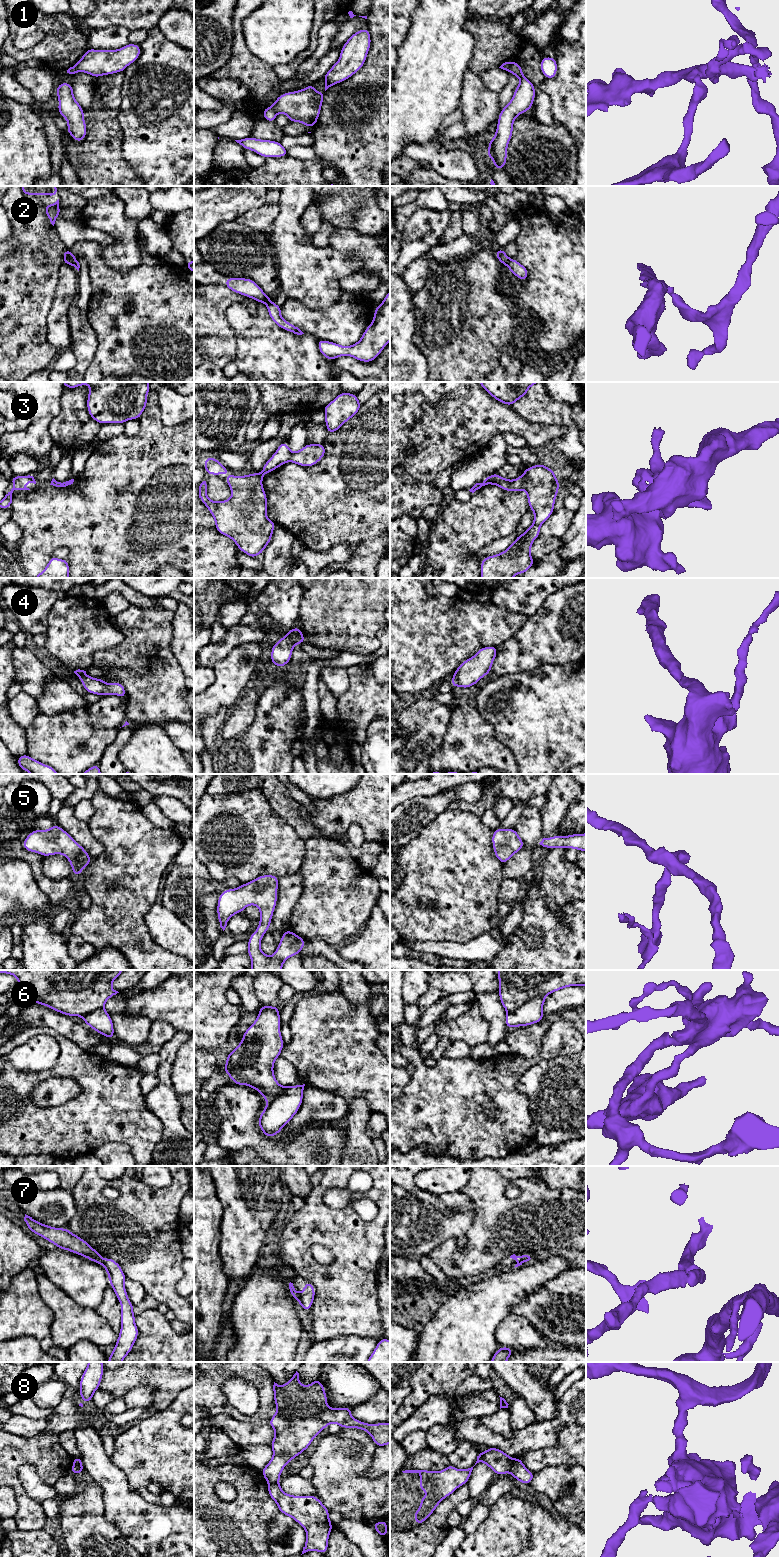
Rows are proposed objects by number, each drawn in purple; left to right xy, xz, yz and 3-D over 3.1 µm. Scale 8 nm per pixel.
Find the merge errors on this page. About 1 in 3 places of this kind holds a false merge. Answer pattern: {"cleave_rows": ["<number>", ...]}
{"cleave_rows": ["1", "2", "3", "6", "8"]}

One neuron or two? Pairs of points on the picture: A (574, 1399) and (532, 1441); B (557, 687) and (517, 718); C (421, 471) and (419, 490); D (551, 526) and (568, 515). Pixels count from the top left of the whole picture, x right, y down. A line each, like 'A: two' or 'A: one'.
A: one
B: one
C: two
D: one

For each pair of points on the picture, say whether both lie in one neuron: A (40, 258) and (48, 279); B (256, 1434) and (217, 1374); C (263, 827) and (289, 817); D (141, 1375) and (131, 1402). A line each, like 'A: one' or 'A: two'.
A: two
B: two
C: two
D: two

